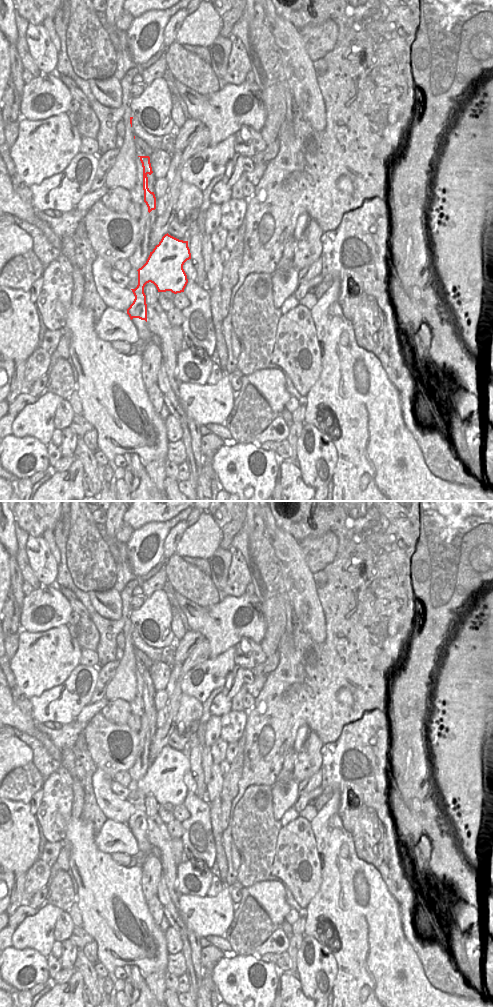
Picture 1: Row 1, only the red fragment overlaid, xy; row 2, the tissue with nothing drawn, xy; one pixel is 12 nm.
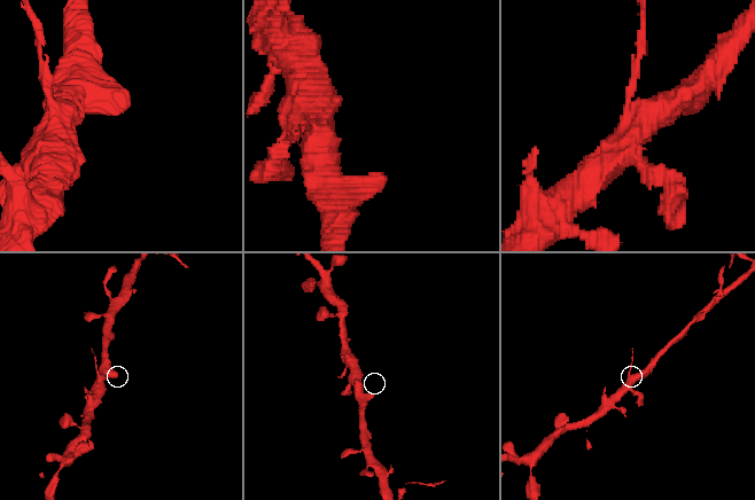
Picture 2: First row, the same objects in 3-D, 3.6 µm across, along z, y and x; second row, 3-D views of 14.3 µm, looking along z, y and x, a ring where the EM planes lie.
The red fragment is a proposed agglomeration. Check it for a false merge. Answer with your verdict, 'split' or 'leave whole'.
leave whole

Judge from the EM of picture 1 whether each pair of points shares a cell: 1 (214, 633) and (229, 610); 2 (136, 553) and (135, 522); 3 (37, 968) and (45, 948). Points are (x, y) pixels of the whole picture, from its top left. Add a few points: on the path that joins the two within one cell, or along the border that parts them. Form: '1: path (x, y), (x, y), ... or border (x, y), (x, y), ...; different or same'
1: path (220, 627), (229, 616); same
2: border (157, 521), (149, 521), (134, 530); different
3: border (19, 949), (34, 948), (46, 957); different

